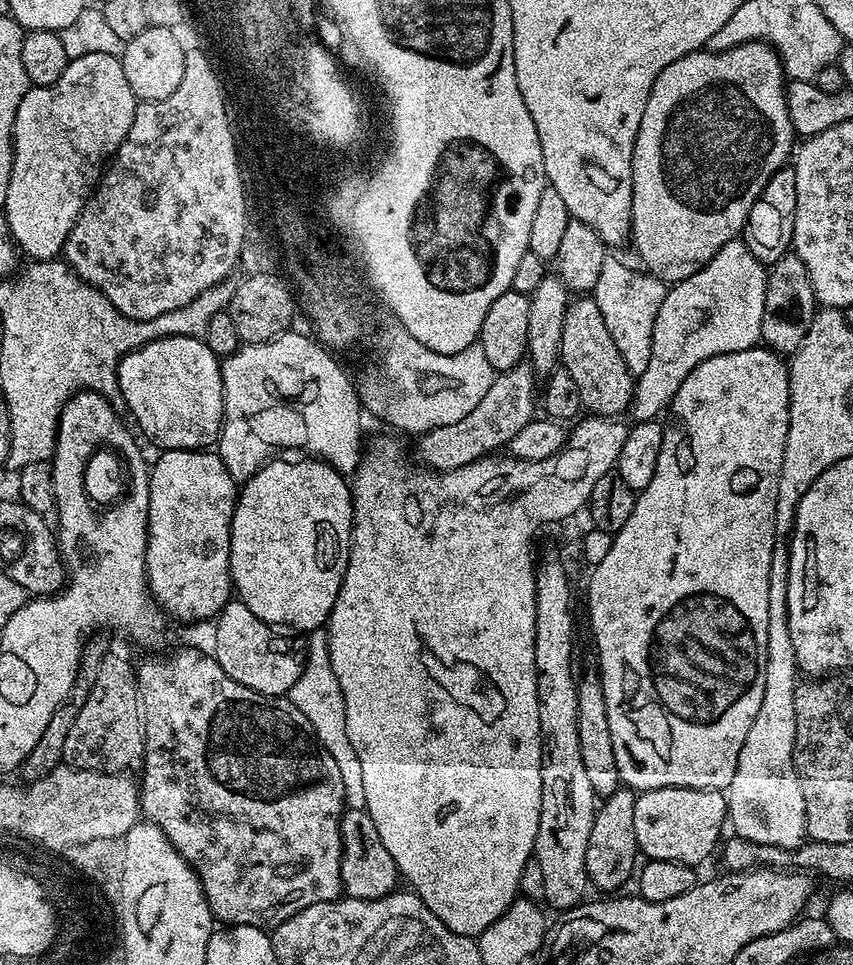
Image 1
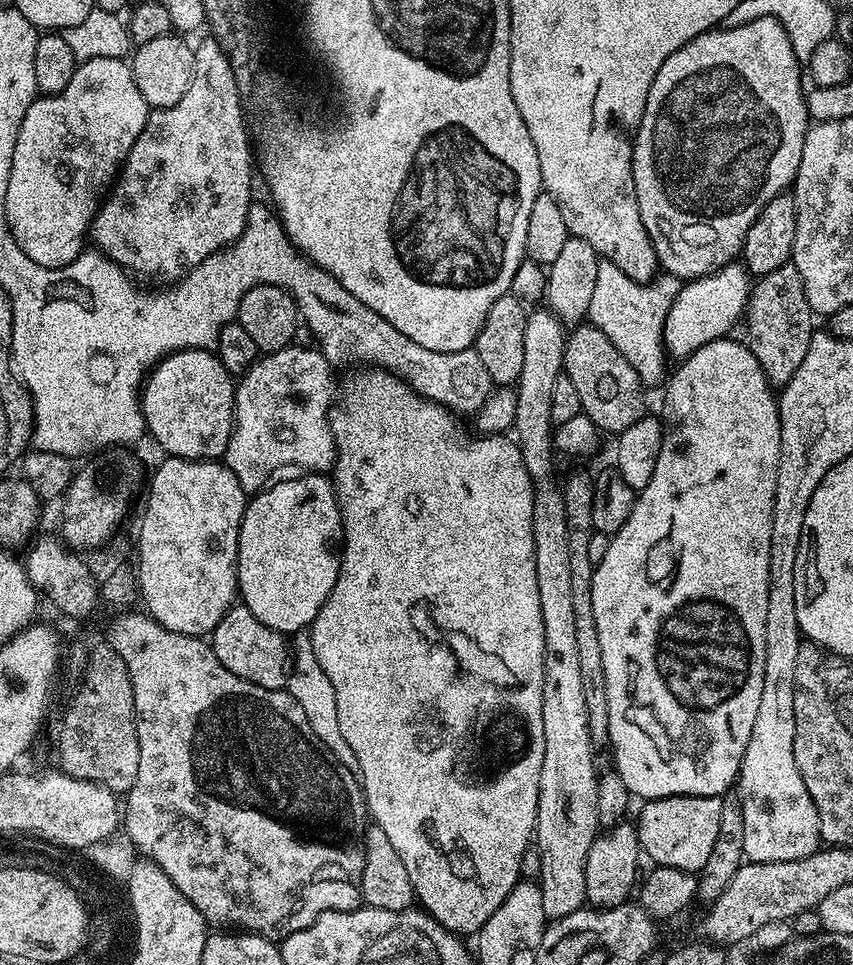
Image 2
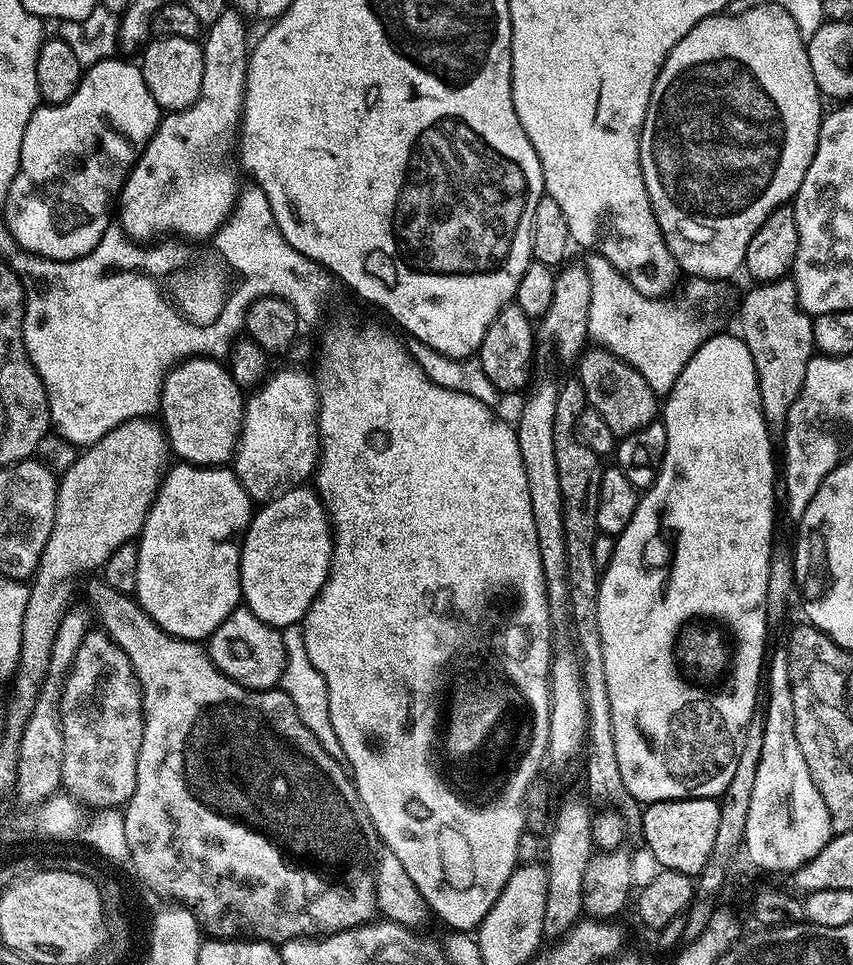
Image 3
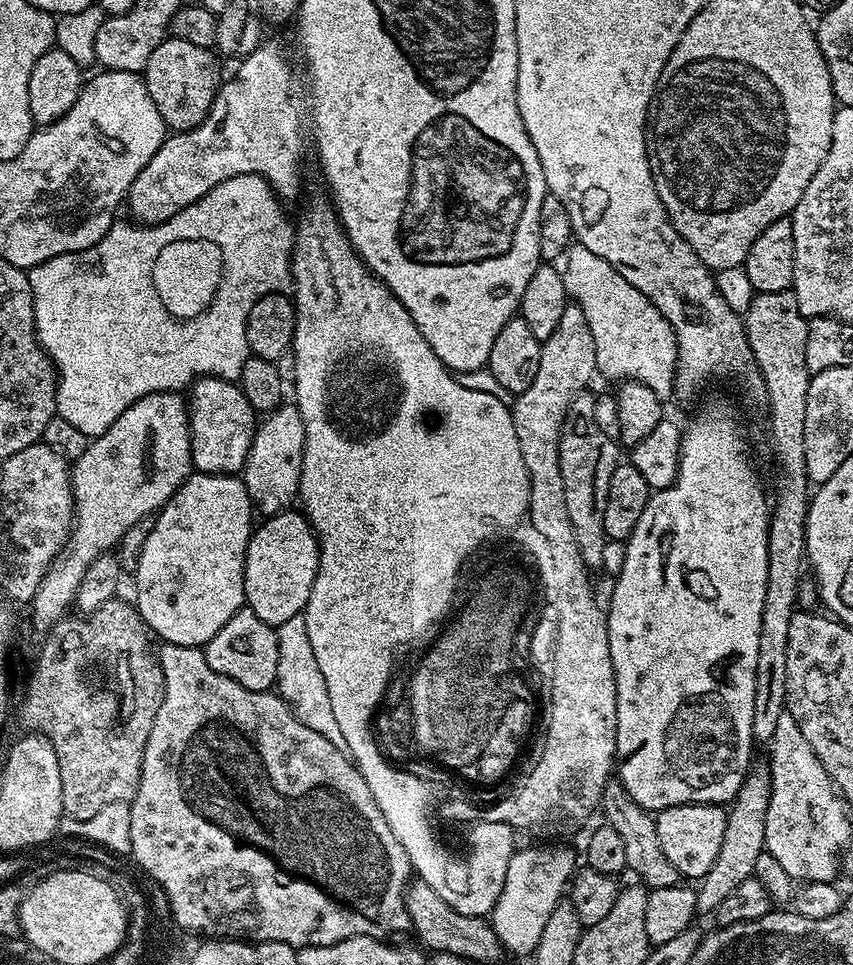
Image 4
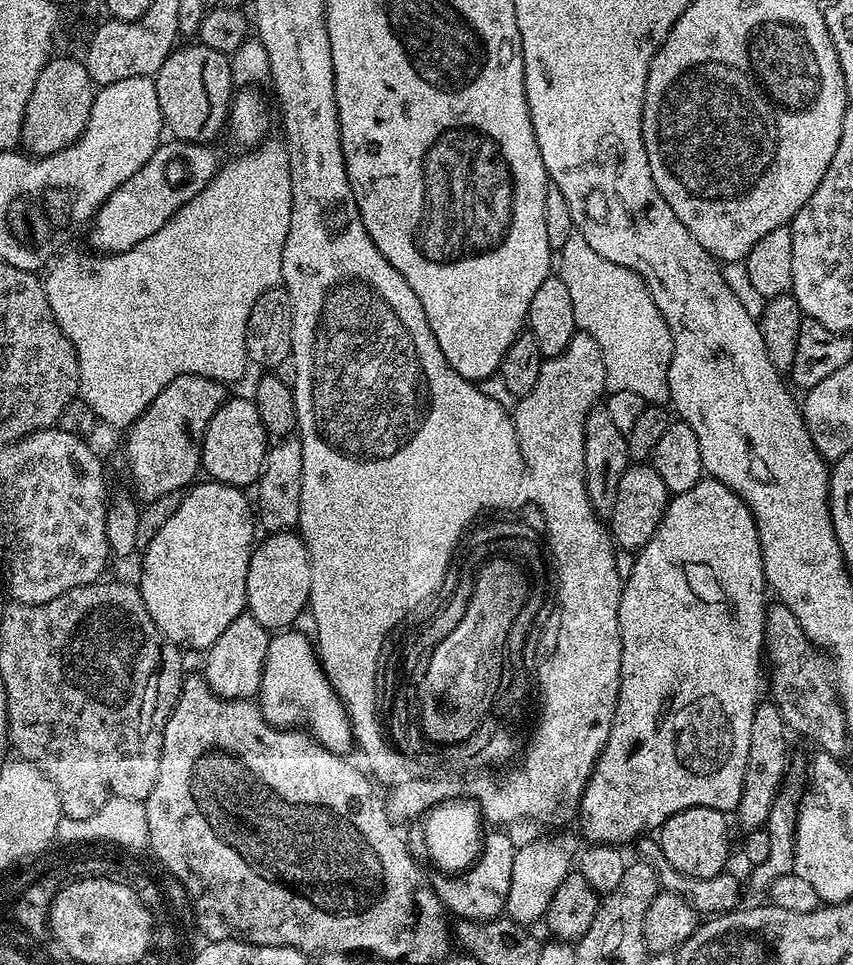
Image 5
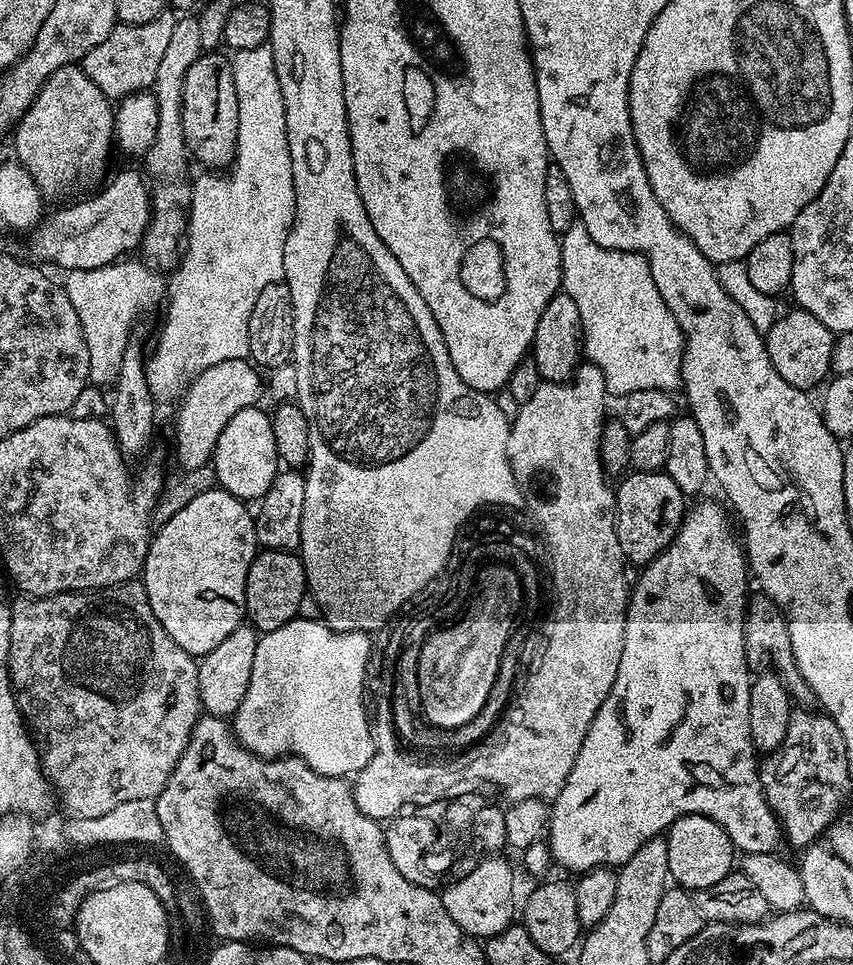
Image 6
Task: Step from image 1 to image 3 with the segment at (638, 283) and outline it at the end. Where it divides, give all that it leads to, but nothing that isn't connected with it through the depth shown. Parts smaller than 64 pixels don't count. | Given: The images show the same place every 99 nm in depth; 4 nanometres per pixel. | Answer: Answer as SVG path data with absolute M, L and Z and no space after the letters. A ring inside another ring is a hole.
M592 254L583 261L590 278L590 310L588 311L588 334L599 347L613 352L626 362L651 386L657 394L672 391L678 374L690 362L692 355L700 349L706 339L706 331L688 316L684 308L671 304L671 299L647 296L629 282L606 258Z

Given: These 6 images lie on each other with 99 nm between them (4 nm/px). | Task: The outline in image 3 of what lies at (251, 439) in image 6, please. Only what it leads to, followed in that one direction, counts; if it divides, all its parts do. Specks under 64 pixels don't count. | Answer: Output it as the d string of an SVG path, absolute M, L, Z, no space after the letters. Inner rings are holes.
M189 358L176 365L164 377L158 409L169 449L181 461L197 466L227 465L240 443L245 403L245 393L219 359Z

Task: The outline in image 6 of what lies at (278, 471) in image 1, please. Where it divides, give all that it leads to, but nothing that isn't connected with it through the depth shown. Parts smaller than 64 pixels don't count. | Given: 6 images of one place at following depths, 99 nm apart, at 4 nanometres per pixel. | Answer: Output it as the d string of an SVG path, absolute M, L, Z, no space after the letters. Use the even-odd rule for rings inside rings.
M273 548L257 551L246 574L246 616L251 627L263 634L297 619L298 602L302 602L306 595L307 586L304 563L295 551L283 552Z

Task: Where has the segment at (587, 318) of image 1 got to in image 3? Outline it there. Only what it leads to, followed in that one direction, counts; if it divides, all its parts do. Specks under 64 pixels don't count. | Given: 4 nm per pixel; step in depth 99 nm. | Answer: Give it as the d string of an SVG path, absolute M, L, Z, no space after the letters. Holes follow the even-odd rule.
M592 346L581 355L578 361L578 379L582 382L582 390L586 390L586 398L588 403L594 410L606 421L606 425L610 426L610 430L616 438L623 438L634 434L638 430L642 430L642 426L651 424L658 416L658 396L653 392L651 386L646 382L646 378L642 378L642 374L638 374L638 370L631 368L626 362L618 359L613 352L607 352L605 348Z

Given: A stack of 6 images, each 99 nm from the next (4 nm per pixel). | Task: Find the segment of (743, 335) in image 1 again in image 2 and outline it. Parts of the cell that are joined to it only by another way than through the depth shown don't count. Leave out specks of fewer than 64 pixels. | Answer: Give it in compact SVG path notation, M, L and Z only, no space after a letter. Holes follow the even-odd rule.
M733 262L710 276L689 280L670 306L664 327L664 347L669 357L683 358L712 340L723 340L736 323L741 323L750 295L750 273L743 263Z

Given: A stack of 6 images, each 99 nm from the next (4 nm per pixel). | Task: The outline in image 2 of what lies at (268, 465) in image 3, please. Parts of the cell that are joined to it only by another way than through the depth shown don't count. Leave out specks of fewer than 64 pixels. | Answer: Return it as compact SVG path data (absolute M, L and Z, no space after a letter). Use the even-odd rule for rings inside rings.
M289 346L261 355L239 377L236 384L236 419L222 460L232 471L234 478L238 478L246 494L255 494L267 488L273 483L274 477L280 474L275 472L280 472L291 464L297 464L300 467L297 469L307 470L312 474L327 473L335 465L336 443L328 425L328 413L334 404L332 372L333 365L315 347Z

